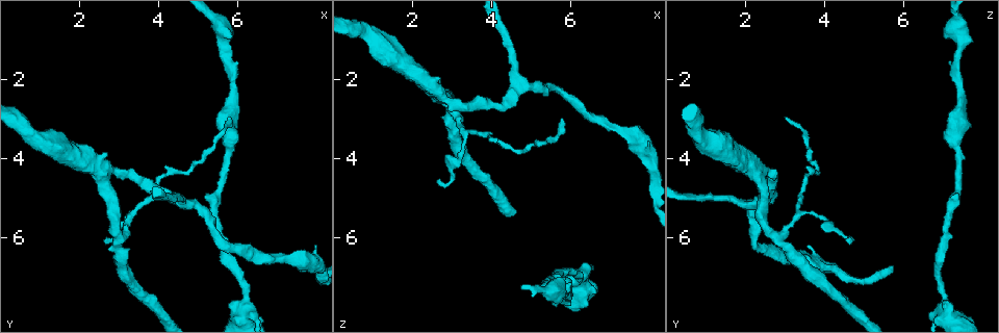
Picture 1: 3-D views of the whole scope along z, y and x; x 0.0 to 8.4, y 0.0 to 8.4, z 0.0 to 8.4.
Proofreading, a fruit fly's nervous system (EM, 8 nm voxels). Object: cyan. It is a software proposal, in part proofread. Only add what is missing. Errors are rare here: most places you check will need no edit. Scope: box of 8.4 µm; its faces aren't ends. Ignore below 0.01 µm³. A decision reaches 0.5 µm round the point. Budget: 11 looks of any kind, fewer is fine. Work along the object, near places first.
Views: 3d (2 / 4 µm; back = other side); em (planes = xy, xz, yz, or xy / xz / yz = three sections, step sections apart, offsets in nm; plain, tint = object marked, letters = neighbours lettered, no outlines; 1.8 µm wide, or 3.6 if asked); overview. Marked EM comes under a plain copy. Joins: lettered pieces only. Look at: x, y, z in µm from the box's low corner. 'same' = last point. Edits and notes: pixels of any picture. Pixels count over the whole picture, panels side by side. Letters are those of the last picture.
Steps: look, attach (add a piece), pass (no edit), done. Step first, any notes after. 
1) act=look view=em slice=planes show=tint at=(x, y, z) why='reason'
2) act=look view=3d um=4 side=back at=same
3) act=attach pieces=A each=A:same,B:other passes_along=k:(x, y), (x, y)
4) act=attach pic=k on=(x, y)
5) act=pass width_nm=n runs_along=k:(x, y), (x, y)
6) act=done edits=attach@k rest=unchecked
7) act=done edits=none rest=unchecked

act=look view=em um=3.6 slice=planes show=letters at=(6.10, 7.85, 7.05) why='thick turns thin'

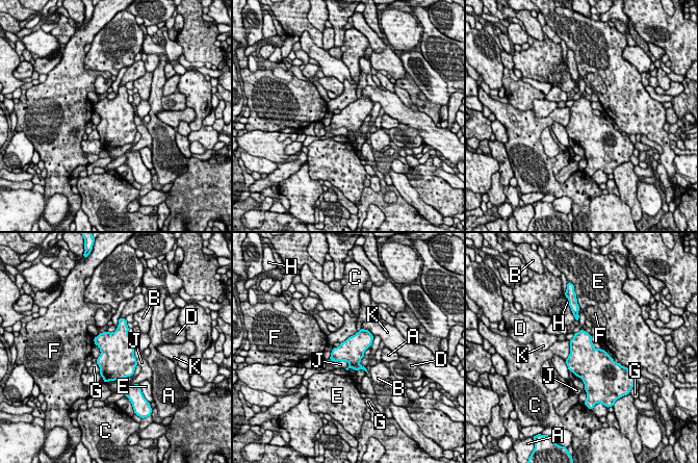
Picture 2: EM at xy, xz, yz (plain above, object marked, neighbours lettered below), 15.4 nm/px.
act=pass width_nm=380 each=A:other,B:other,C:other,D:other,E:other,F:other,G:other,H:other,J:other,K:other border=2:(570, 341), (570, 353), (565, 360) found='none of them fits'

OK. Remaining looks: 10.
act=look view=em slice=planes show=letters at=(2.55, 6.10, 4.60) why='thin end'

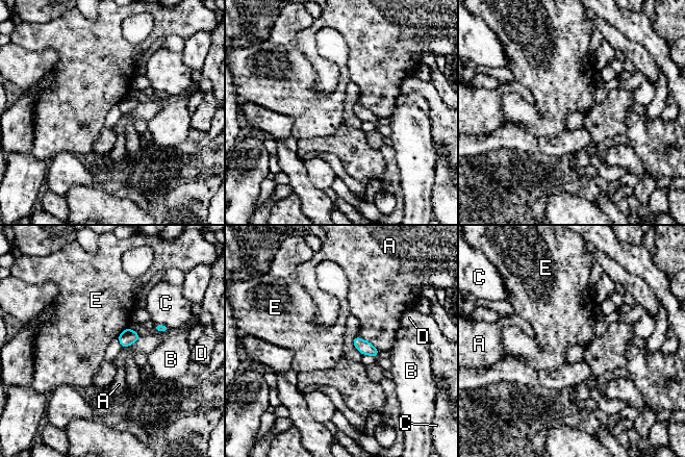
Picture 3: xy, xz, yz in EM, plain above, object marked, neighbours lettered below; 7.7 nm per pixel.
act=pass width_nm=90 each=A:other,B:other,C:other,D:other,E:other border=3:(127, 327), (117, 336) found='none of them fits'

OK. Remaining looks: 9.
act=look view=3d um=4 at=(2.95, 5.95, 2.75)

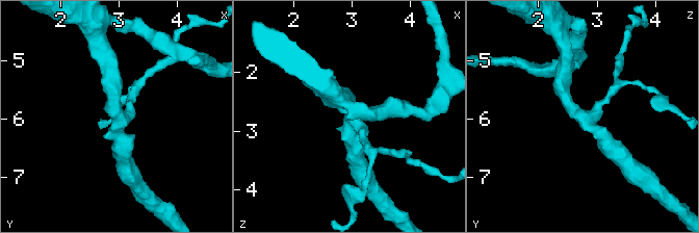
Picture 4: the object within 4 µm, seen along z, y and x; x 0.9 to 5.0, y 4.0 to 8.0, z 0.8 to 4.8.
act=look view=em slice=planes show=tint at=(3.00, 5.95, 2.80) arms=3 why='now the EM'

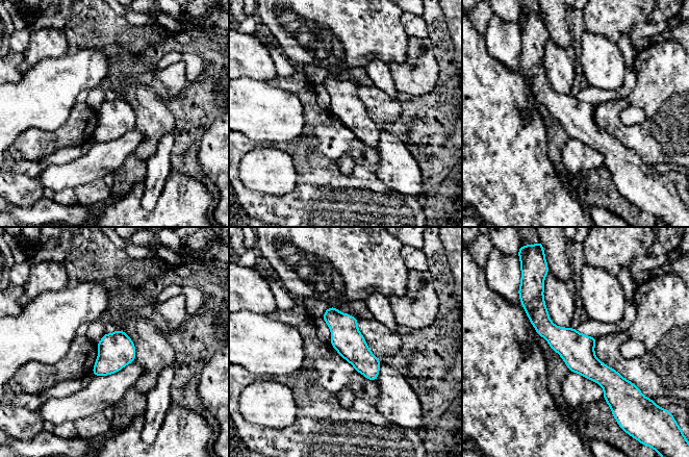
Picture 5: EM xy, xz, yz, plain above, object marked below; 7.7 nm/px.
act=look view=em slice=planes show=letters at=same why='what lies round it'

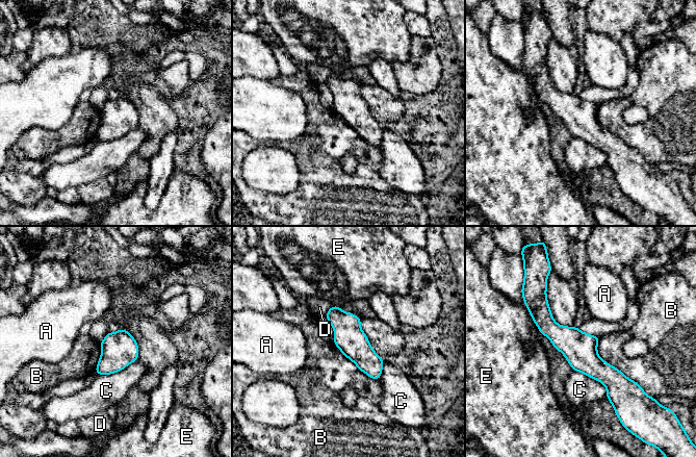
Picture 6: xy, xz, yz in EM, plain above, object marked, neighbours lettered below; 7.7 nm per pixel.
act=pass width_nm=240 each=A:other,B:other,C:other,D:other,E:other border=6:(599, 337), (598, 355), (640, 385) found='no lettered piece goes on from it'

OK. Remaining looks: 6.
act=look view=em slice=xz step=16 show=tint at=(2.50, 4.30, 2.20) why='side arm on a straight run'

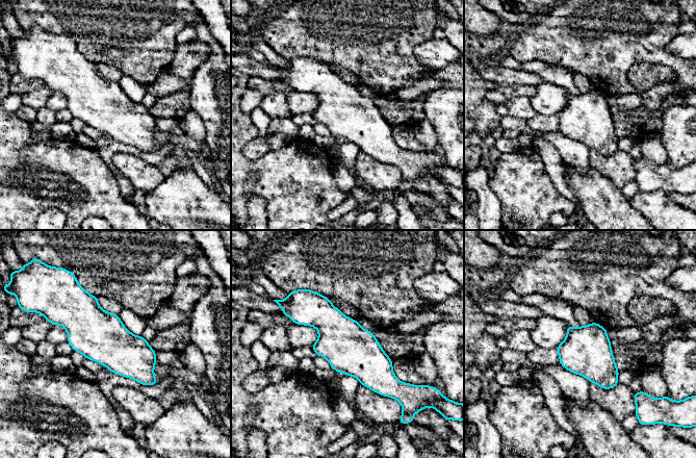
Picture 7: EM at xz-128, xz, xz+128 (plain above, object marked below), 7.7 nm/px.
act=look view=em slice=xz step=16 show=letters at=same why='what lies round it'

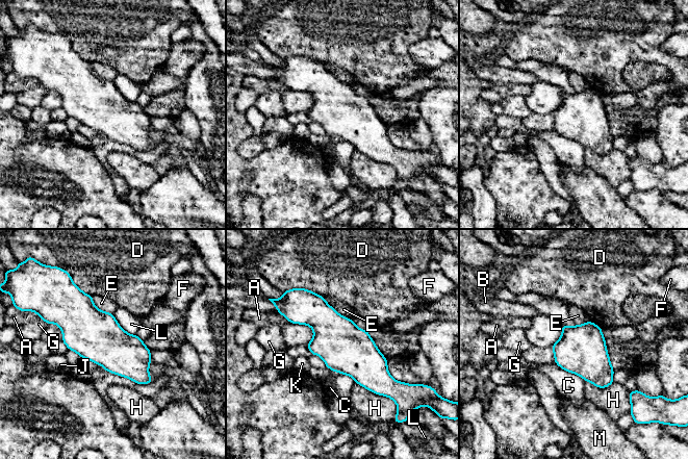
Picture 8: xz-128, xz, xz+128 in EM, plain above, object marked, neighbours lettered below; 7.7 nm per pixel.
act=pass each=A:other,B:other,C:other,D:other,E:other,F:other,G:other,H:other,J:other,K:other,L:other,M:other found='none of them fits'

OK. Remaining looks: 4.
act=done edits=none rest=unchecked

